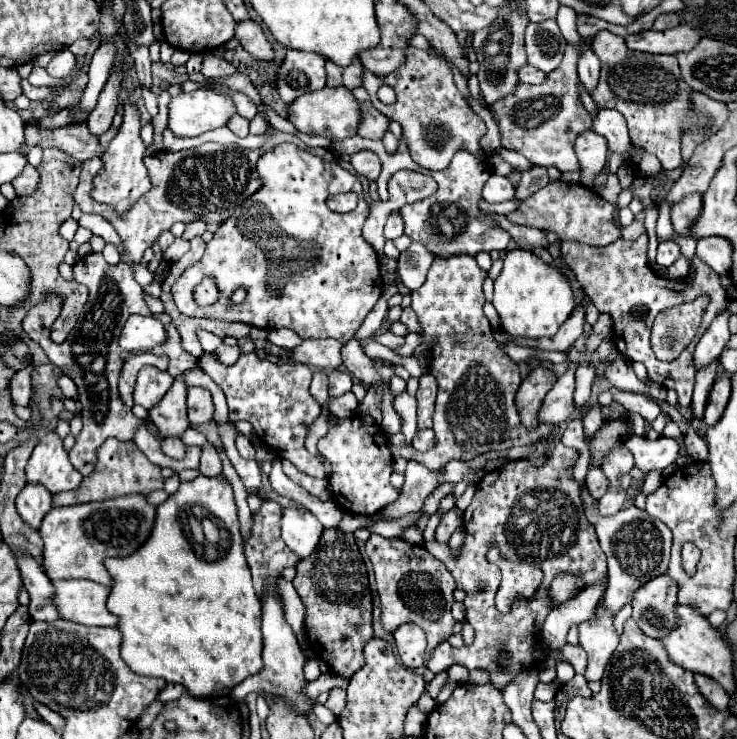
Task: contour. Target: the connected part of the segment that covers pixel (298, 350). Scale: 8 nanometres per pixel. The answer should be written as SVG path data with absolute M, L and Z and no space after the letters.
M303 339L303 343L289 351L289 359L317 369L335 369L341 361L343 343L335 339Z

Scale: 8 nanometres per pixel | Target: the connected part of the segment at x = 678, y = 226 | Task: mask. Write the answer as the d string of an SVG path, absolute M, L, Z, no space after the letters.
M693 193L671 209L671 221L673 221L673 227L677 233L683 235L685 229L689 229L689 225L693 225L693 221L697 221L697 213L701 213L701 201L703 201L703 197Z

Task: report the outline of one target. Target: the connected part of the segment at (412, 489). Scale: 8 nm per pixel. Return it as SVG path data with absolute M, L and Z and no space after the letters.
M409 461L405 471L405 485L393 505L385 507L385 519L399 519L407 513L417 513L423 509L425 499L439 487L439 475L443 475L443 469L431 471L425 469L419 461Z

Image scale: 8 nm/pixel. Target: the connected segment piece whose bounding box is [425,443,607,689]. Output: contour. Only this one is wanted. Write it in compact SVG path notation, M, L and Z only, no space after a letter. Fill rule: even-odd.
M557 443L541 467L533 467L529 459L519 459L499 467L497 475L493 475L493 471L485 473L477 485L473 503L463 513L463 547L459 551L451 551L449 545L435 541L425 543L425 549L445 563L455 577L457 587L467 593L463 603L467 609L467 621L475 629L475 641L471 647L455 649L448 641L437 645L427 661L427 669L439 673L449 669L453 663L461 663L469 671L487 669L491 673L493 687L503 689L521 669L527 669L527 665L537 665L533 649L539 643L541 625L549 613L547 587L551 579L561 571L571 571L579 573L581 585L587 587L607 575L605 553L601 551L595 529L583 511L581 485L573 475L569 475L577 459L577 449ZM491 545L501 549L503 557L513 561L529 557L531 563L537 563L543 569L543 585L533 595L533 601L513 605L507 615L499 613L495 607L499 569L485 559L485 553Z

